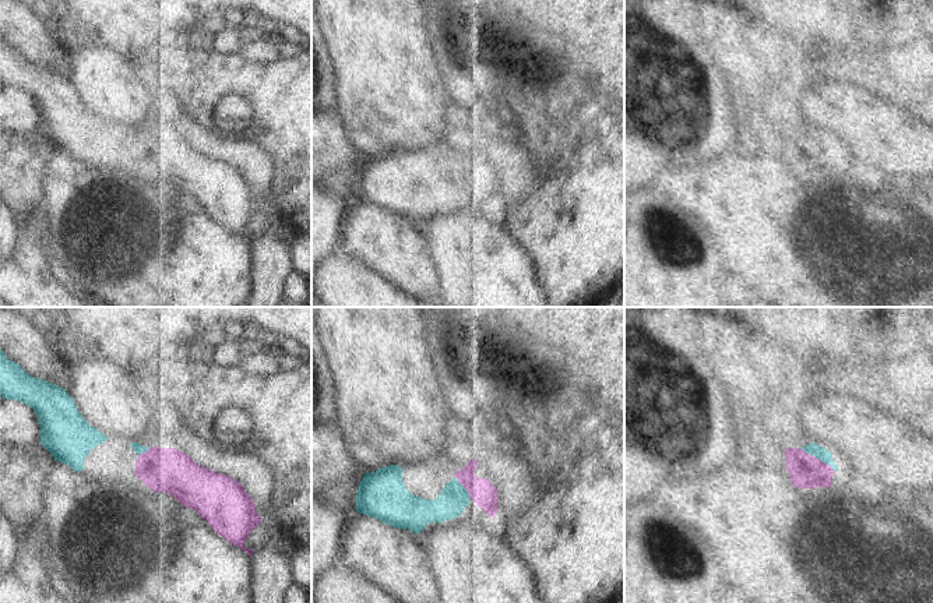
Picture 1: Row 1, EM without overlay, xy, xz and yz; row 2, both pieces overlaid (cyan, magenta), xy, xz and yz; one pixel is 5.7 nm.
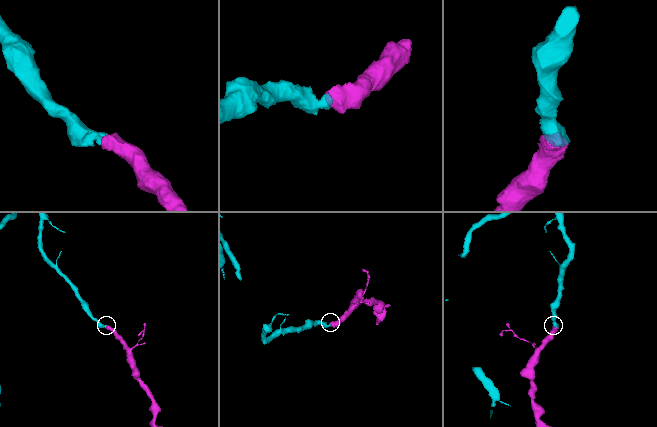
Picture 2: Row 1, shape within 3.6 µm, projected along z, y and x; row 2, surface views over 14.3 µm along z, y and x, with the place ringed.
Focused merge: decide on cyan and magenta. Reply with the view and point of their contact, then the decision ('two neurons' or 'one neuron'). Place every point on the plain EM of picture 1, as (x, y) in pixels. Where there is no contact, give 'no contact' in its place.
meets cyan in yz at (819, 145); one neuron

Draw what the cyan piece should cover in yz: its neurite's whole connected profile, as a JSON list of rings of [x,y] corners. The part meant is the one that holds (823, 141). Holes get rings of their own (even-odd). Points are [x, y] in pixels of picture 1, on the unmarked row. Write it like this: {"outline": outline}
{"outline": [[[811,130],[803,135],[786,135],[786,156],[792,172],[800,176],[831,174],[832,162],[839,158],[832,141]]]}

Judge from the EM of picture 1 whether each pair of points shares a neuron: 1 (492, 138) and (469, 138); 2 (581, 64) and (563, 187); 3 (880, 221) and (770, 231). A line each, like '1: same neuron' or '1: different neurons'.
1: different neurons
2: same neuron
3: same neuron

